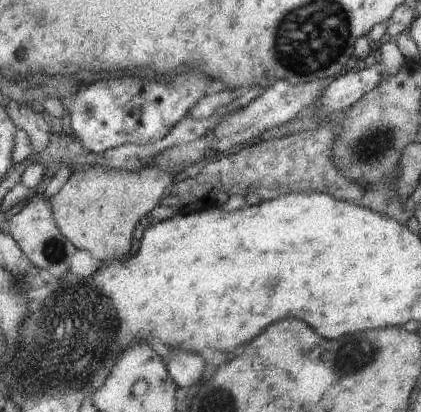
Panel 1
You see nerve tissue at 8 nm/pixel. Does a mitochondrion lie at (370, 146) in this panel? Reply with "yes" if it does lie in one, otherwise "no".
yes

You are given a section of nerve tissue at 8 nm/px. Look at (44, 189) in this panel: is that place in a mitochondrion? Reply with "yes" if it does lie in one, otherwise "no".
no

